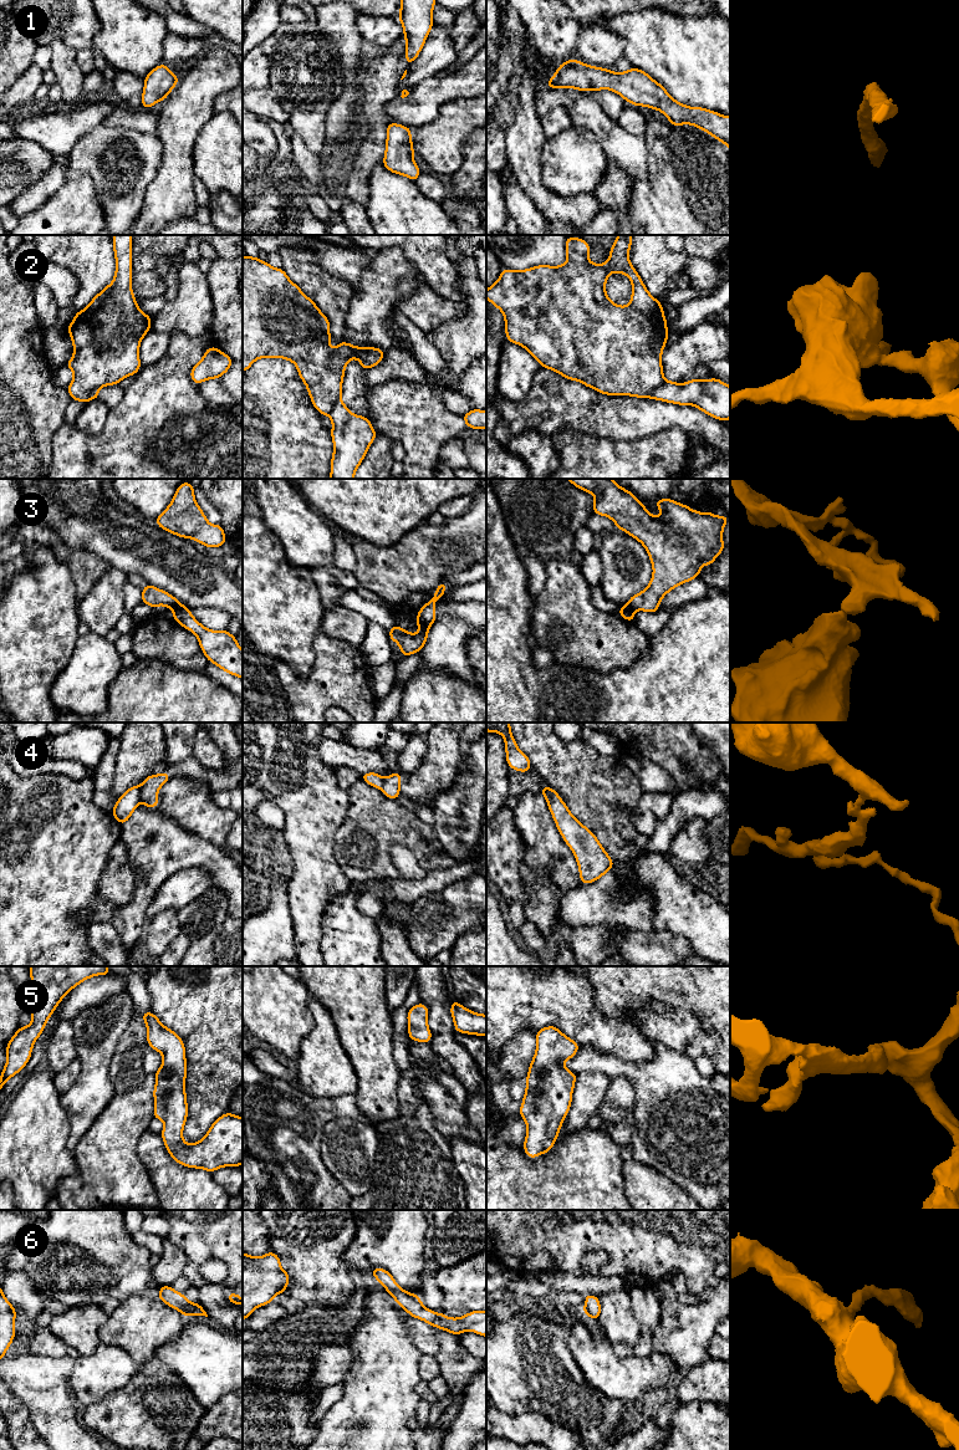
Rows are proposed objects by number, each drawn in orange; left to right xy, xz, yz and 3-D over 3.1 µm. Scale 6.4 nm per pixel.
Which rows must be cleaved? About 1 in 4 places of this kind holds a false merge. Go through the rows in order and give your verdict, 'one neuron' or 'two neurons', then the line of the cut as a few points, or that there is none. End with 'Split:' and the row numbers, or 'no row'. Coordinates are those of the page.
1: one neuron; cut none
2: two neurons; cut yz (666, 381), (652, 392), (651, 397)
3: two neurons; cut xz (417, 621), (428, 627)
4: two neurons; cut xy (138, 786), (141, 800)
5: one neuron; cut none
6: one neuron; cut none
Split: 2, 3, 4

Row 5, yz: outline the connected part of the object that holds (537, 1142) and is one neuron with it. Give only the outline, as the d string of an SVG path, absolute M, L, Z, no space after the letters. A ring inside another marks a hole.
M555 1026L537 1031L536 1041L520 1107L520 1117L527 1128L524 1150L529 1158L551 1150L558 1137L570 1111L577 1077L562 1063L580 1050L573 1040Z

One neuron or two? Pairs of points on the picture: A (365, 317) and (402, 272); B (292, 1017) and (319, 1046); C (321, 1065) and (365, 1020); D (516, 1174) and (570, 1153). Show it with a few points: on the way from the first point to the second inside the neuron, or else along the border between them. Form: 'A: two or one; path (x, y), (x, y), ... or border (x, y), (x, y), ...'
A: one; path (370, 306), (391, 282)
B: two; border (307, 1004), (314, 1027), (301, 1041), (296, 1057)
C: two; border (331, 1017), (340, 1043), (355, 1071)
D: one; path (530, 1174), (549, 1174), (556, 1167)

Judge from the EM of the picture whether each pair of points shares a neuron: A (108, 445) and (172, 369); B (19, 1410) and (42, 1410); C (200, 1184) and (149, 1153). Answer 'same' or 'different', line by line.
A: same
B: different
C: same

